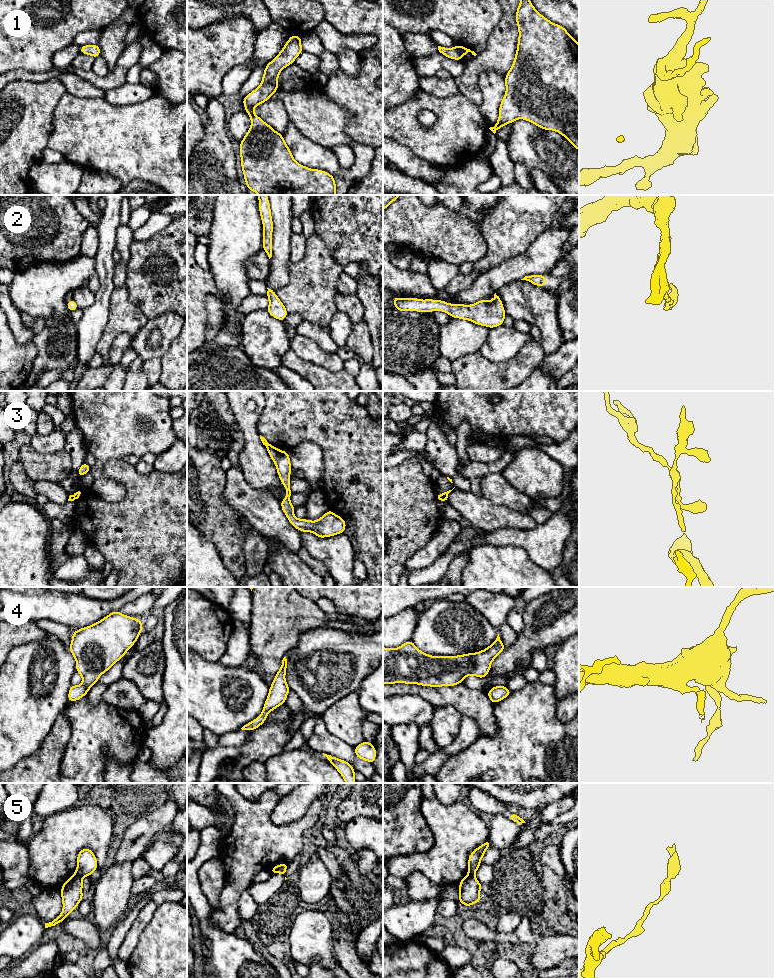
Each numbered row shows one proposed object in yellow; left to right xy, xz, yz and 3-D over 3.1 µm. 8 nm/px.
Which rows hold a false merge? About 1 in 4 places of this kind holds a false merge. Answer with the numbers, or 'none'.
3, 5

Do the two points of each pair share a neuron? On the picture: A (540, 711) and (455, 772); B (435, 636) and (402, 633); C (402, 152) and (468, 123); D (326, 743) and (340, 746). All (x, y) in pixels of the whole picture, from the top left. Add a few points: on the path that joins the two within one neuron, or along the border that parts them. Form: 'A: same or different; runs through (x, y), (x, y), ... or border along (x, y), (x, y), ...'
A: same; runs through (519, 732), (489, 762), (476, 763)
B: different; border along (418, 613), (416, 626), (410, 639)
C: different; border along (393, 139), (405, 145), (419, 158), (429, 162)
D: same; runs through (329, 744), (337, 746)

